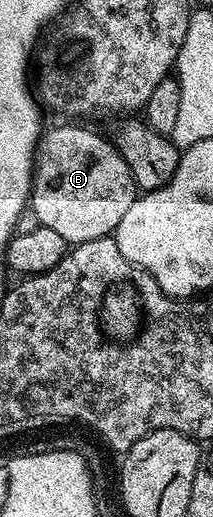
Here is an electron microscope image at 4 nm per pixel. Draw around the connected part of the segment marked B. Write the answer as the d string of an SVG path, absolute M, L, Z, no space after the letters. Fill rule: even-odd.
M71 122L75 124L63 124L60 128L53 128L49 132L44 131L41 139L37 145L37 163L33 168L33 183L31 186L31 198L29 201L30 211L35 211L35 216L40 225L49 230L54 230L57 234L61 234L61 238L67 240L68 245L74 246L81 242L93 242L93 238L105 238L111 236L114 233L115 227L121 222L121 218L125 218L125 213L129 211L129 206L133 206L135 197L137 195L137 189L135 187L135 179L133 174L129 170L129 166L125 162L125 158L121 155L118 147L114 143L111 144L102 136L99 132L94 132L91 128L82 128L82 123Z

